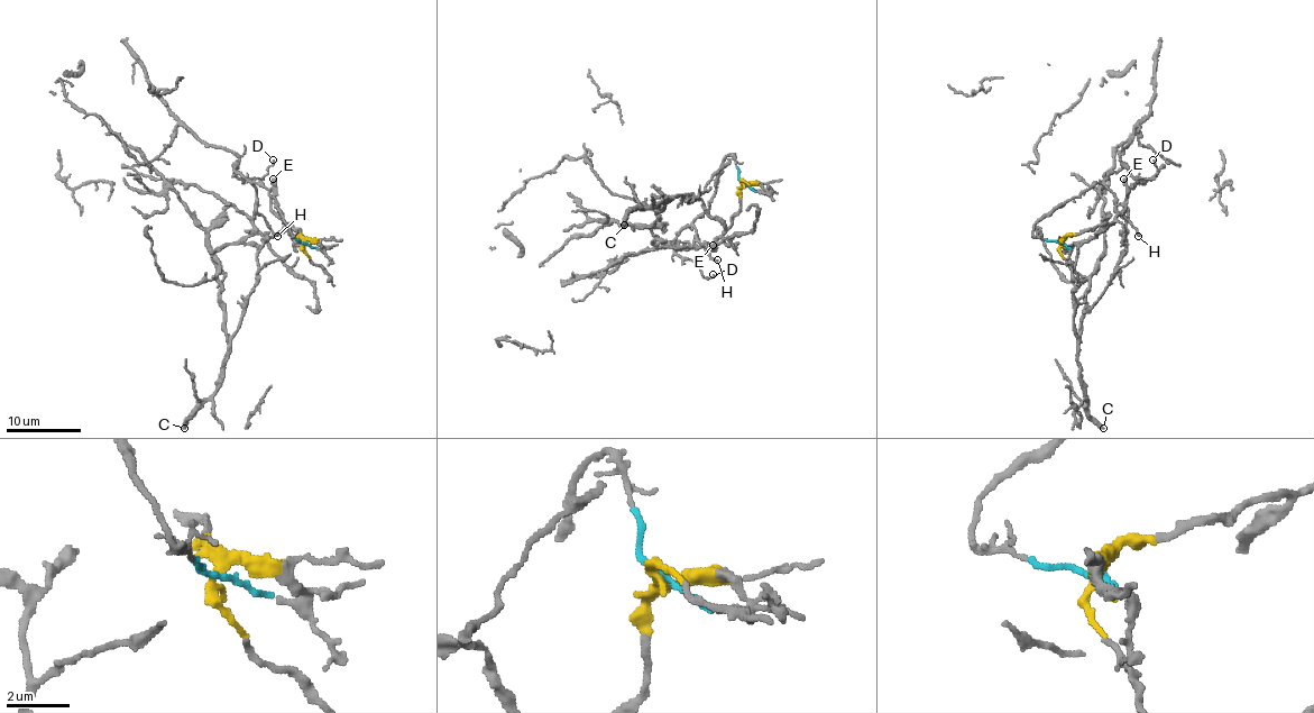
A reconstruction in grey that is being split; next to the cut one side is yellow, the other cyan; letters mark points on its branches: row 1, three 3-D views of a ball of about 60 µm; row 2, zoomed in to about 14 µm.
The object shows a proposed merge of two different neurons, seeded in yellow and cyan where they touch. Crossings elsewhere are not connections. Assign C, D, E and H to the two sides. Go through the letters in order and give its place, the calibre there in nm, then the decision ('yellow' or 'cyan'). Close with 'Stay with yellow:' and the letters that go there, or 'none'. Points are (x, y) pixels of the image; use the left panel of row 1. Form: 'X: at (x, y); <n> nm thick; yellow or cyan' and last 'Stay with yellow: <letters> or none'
C: at (184, 428); 360 nm thick; yellow
D: at (273, 160); 120 nm thick; cyan
E: at (273, 179); 320 nm thick; yellow
H: at (277, 236); 160 nm thick; cyan
Stay with yellow: C, E

